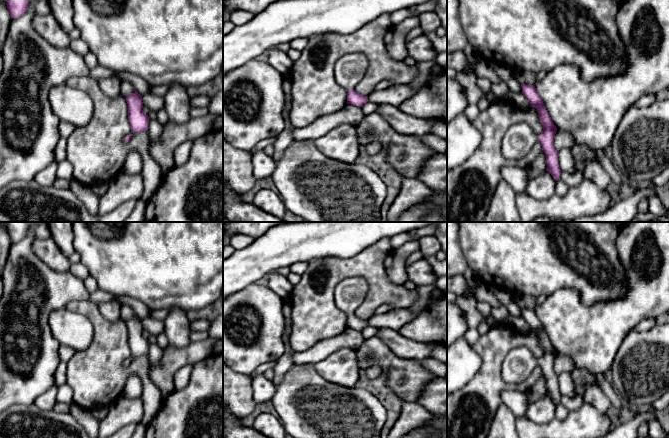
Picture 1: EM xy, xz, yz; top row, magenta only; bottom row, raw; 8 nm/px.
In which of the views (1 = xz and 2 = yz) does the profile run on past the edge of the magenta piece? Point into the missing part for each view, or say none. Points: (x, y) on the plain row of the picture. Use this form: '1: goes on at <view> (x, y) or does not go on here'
1: goes on at xz (349, 294)
2: goes on at yz (519, 363)

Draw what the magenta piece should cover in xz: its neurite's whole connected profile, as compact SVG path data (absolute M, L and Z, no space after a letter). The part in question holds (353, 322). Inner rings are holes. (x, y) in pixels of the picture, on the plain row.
M362 277L346 278L334 289L335 305L348 315L347 328L362 331L368 326L368 320L354 314L364 301L367 292L368 284Z

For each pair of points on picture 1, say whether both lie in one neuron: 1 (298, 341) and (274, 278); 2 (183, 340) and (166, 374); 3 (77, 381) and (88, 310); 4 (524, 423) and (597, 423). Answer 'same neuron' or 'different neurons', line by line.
1: different neurons
2: different neurons
3: same neuron
4: same neuron

